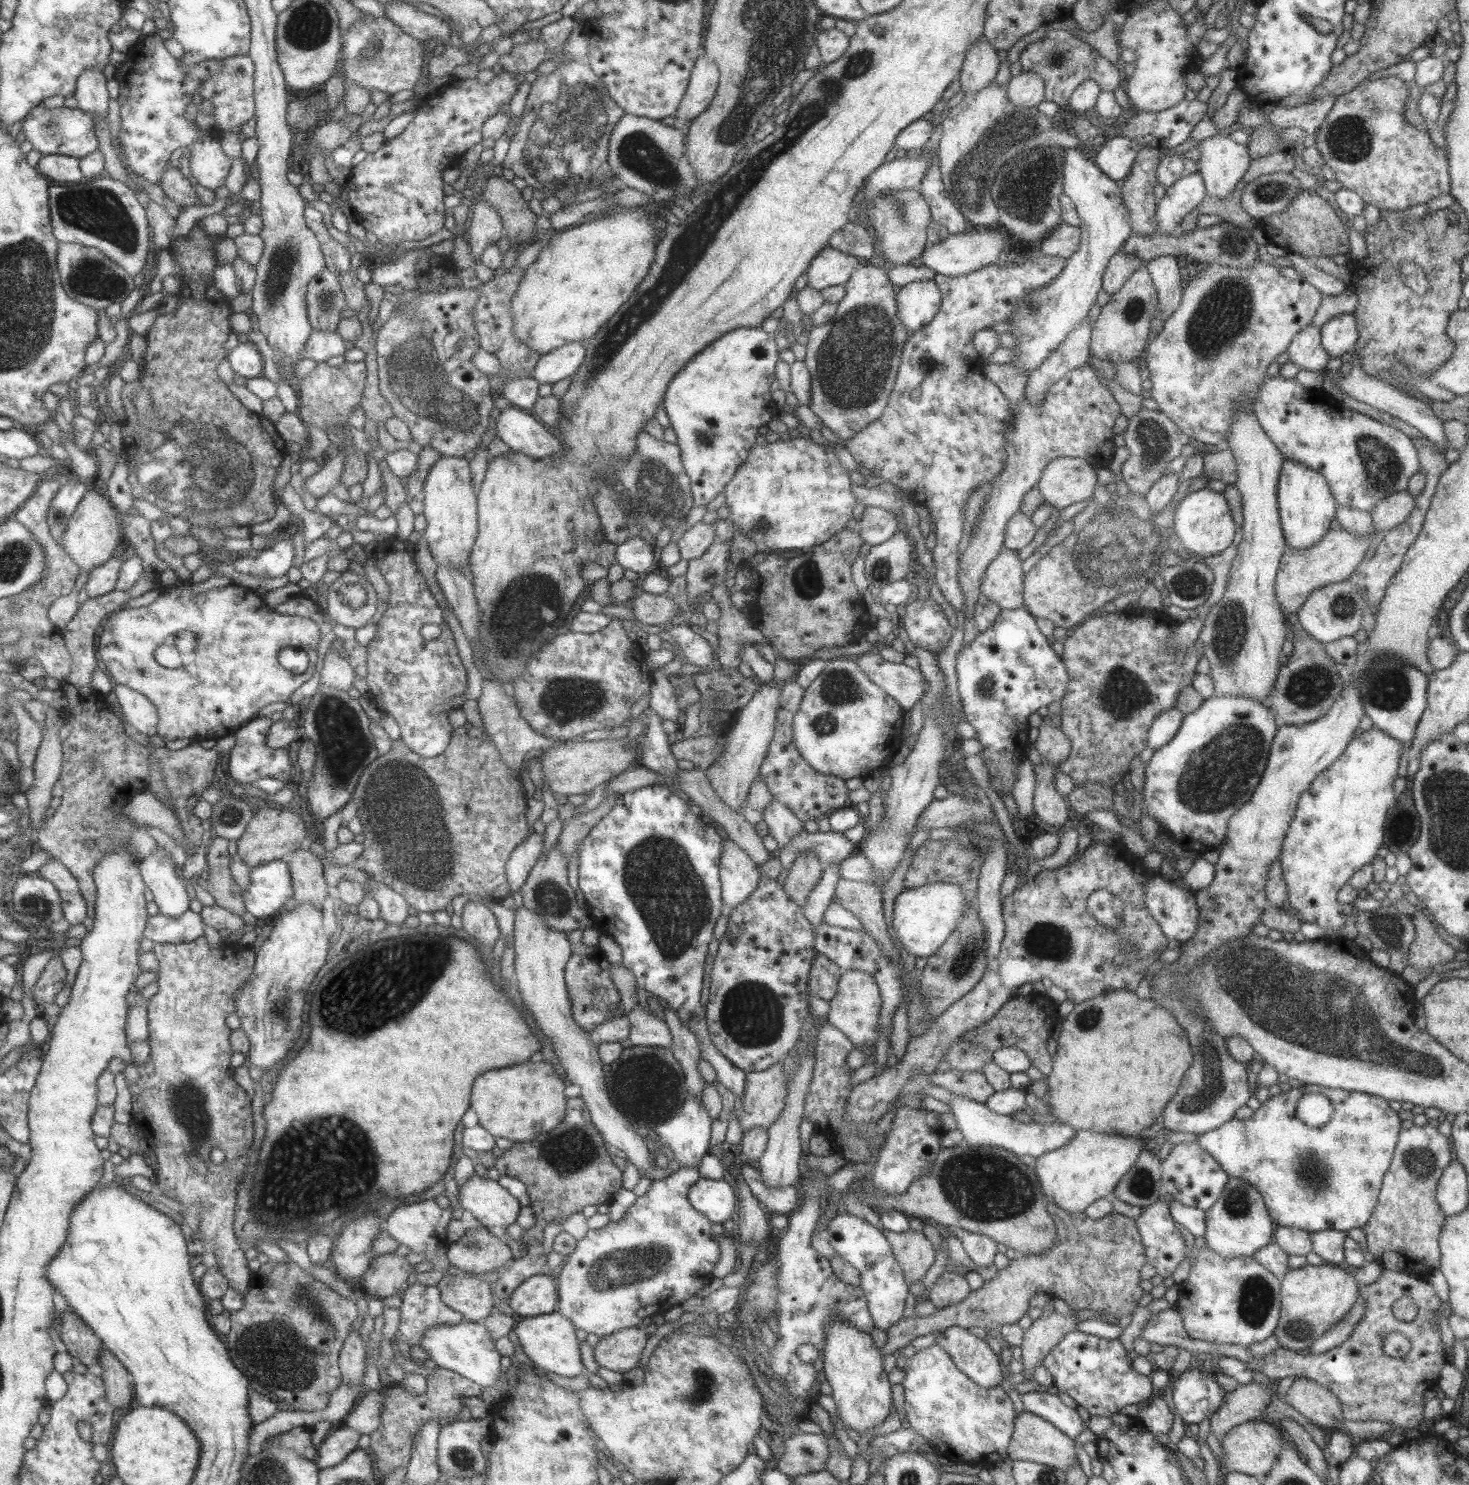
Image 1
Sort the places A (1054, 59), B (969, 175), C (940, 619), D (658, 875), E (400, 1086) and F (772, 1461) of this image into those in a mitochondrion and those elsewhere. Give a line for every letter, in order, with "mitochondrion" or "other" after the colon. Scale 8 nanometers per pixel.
A: mitochondrion
B: mitochondrion
C: other
D: mitochondrion
E: other
F: other

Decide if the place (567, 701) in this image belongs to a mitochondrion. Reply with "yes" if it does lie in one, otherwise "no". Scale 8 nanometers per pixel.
yes

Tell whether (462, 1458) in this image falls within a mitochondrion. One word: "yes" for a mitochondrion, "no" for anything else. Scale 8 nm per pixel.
yes

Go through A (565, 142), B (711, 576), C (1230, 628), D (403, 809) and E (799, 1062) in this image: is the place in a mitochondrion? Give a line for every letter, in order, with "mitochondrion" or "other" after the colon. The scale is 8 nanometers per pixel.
A: mitochondrion
B: other
C: mitochondrion
D: mitochondrion
E: other

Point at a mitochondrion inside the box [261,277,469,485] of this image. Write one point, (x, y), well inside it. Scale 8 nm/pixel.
(322, 298)

